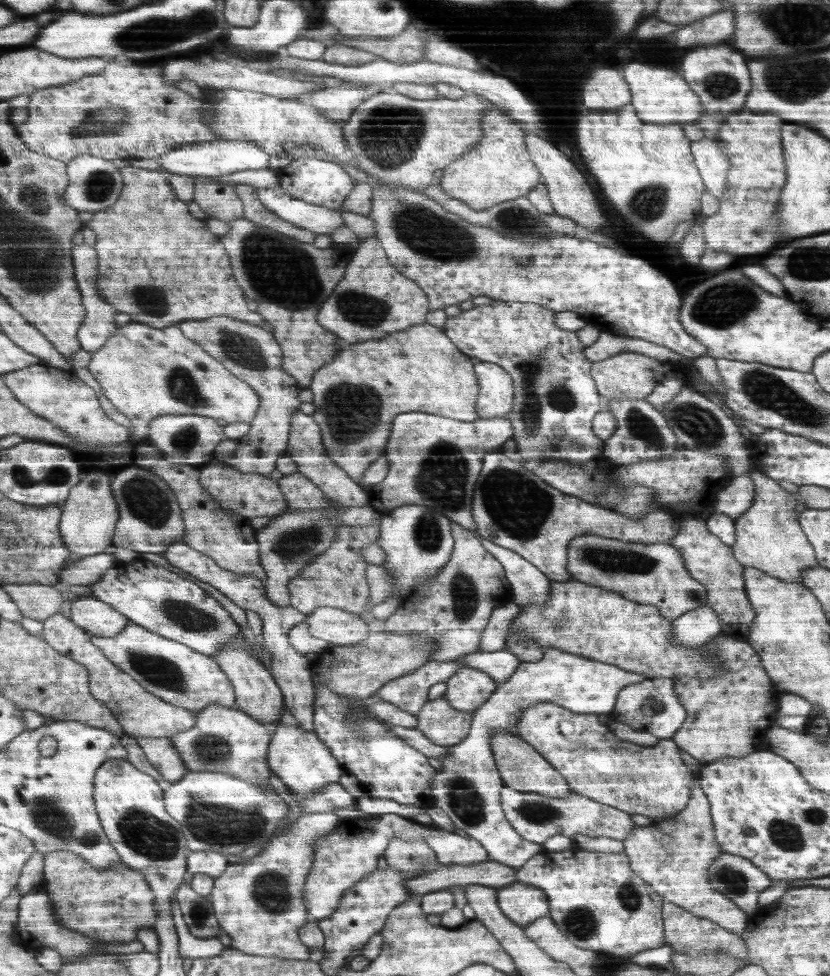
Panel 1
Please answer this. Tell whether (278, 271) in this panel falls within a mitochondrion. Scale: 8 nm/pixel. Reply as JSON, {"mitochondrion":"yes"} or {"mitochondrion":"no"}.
{"mitochondrion":"yes"}

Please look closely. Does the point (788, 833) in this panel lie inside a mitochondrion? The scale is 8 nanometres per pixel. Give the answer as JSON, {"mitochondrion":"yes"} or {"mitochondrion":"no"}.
{"mitochondrion":"yes"}

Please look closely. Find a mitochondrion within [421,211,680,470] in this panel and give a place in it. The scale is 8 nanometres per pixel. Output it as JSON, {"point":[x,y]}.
{"point":[554,394]}

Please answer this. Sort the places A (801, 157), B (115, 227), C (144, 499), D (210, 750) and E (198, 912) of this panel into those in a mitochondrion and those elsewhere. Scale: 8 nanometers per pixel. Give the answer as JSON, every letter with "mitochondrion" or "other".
{"A":"other","B":"other","C":"mitochondrion","D":"mitochondrion","E":"mitochondrion"}

